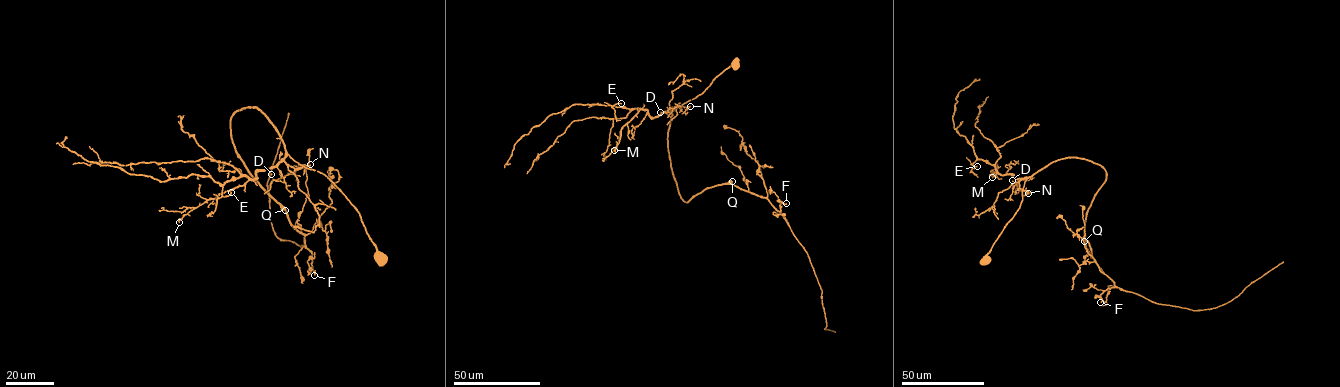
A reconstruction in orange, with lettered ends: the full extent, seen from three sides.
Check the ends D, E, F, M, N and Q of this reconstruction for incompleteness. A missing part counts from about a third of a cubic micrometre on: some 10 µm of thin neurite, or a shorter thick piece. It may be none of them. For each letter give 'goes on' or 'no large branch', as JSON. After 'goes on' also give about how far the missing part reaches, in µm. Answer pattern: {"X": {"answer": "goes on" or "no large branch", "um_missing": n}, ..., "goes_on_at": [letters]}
{"D": {"answer": "no large branch"}, "E": {"answer": "no large branch"}, "F": {"answer": "goes on", "um_missing": 70}, "M": {"answer": "no large branch"}, "N": {"answer": "goes on", "um_missing": 40}, "Q": {"answer": "no large branch"}, "goes_on_at": ["F", "N"]}

